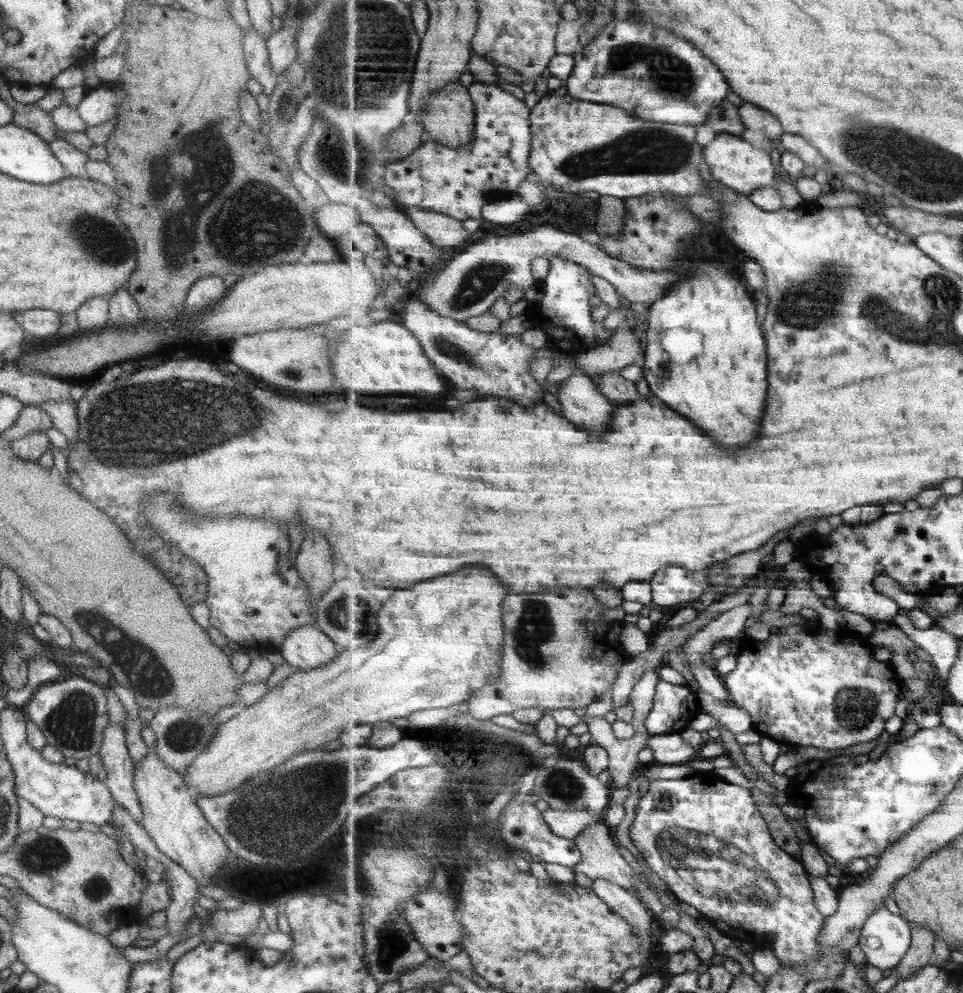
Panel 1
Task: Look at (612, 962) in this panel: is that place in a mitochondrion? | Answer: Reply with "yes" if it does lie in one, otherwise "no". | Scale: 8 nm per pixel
no

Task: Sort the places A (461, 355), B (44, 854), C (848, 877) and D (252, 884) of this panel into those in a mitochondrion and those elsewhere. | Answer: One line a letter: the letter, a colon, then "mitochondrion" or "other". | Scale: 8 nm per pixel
A: mitochondrion
B: mitochondrion
C: other
D: other

